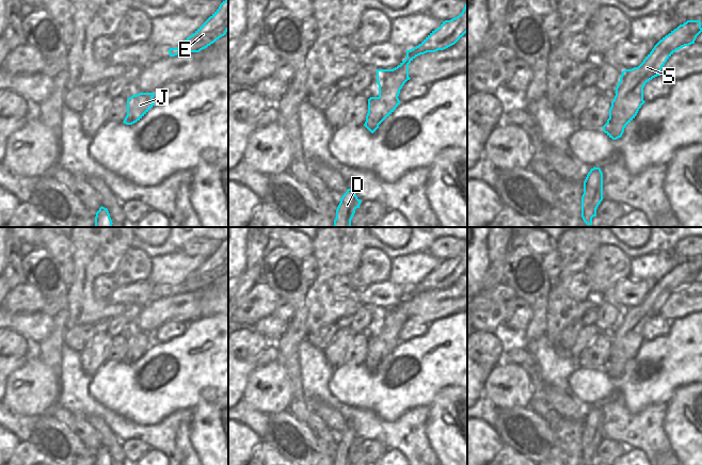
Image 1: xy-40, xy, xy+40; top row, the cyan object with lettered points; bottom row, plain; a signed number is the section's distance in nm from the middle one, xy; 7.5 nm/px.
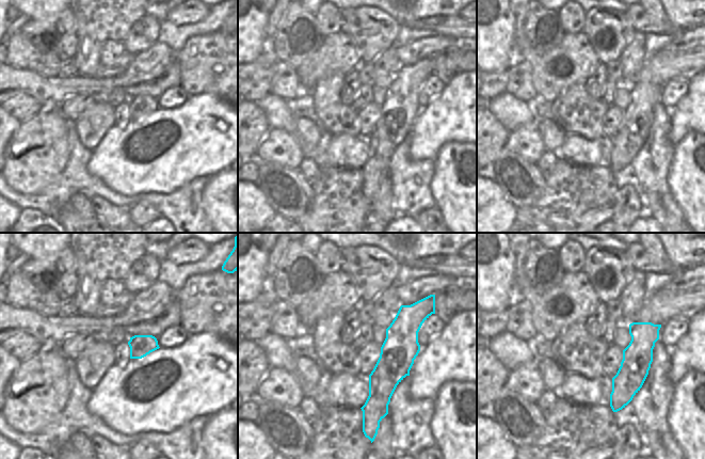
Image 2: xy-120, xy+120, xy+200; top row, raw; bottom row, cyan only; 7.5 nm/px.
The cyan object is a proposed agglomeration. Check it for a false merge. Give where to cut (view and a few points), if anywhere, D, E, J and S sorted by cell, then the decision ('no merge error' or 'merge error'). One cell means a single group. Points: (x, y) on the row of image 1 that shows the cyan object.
xy (379, 96), (382, 102), (382, 118), (378, 124), (367, 128) | D E S / J | merge error

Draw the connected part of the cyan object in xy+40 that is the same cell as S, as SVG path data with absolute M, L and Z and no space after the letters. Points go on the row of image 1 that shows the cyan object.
M687 20L663 37L645 57L643 62L632 69L622 71L611 101L609 116L611 126L603 126L603 131L612 140L622 137L624 128L635 118L643 100L643 87L647 82L660 76L667 60L679 49L695 44L702 32L700 20Z

